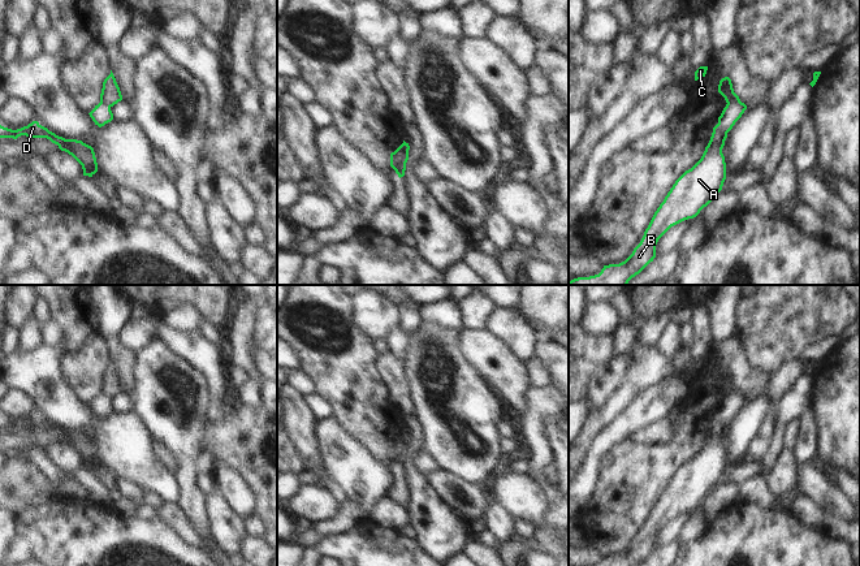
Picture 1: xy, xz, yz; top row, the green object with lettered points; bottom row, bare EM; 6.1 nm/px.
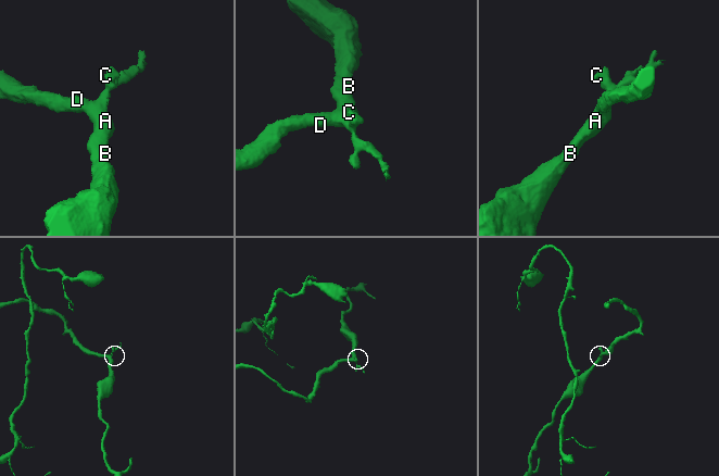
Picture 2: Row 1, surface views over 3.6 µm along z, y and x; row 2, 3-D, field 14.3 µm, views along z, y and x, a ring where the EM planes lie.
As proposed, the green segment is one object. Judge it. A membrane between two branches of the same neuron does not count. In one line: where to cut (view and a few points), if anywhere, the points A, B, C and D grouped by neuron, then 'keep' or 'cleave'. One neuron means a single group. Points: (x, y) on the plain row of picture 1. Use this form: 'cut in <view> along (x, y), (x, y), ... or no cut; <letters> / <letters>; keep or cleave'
cut in yz along (739, 392), (727, 396); A B D / C; cleave

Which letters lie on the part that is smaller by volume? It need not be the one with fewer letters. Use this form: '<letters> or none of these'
C

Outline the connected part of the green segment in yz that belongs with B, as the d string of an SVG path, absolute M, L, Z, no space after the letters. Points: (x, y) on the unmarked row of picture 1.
M742 393L726 396L701 450L675 472L654 504L640 535L625 553L604 557L598 566L639 566L656 549L658 531L671 518L696 509L714 491L726 471L722 440L727 424L746 401L747 397Z

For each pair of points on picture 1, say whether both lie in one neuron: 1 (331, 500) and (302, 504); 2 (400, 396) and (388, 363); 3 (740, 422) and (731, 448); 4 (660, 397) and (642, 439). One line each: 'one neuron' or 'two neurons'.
1: one neuron
2: one neuron
3: one neuron
4: two neurons

